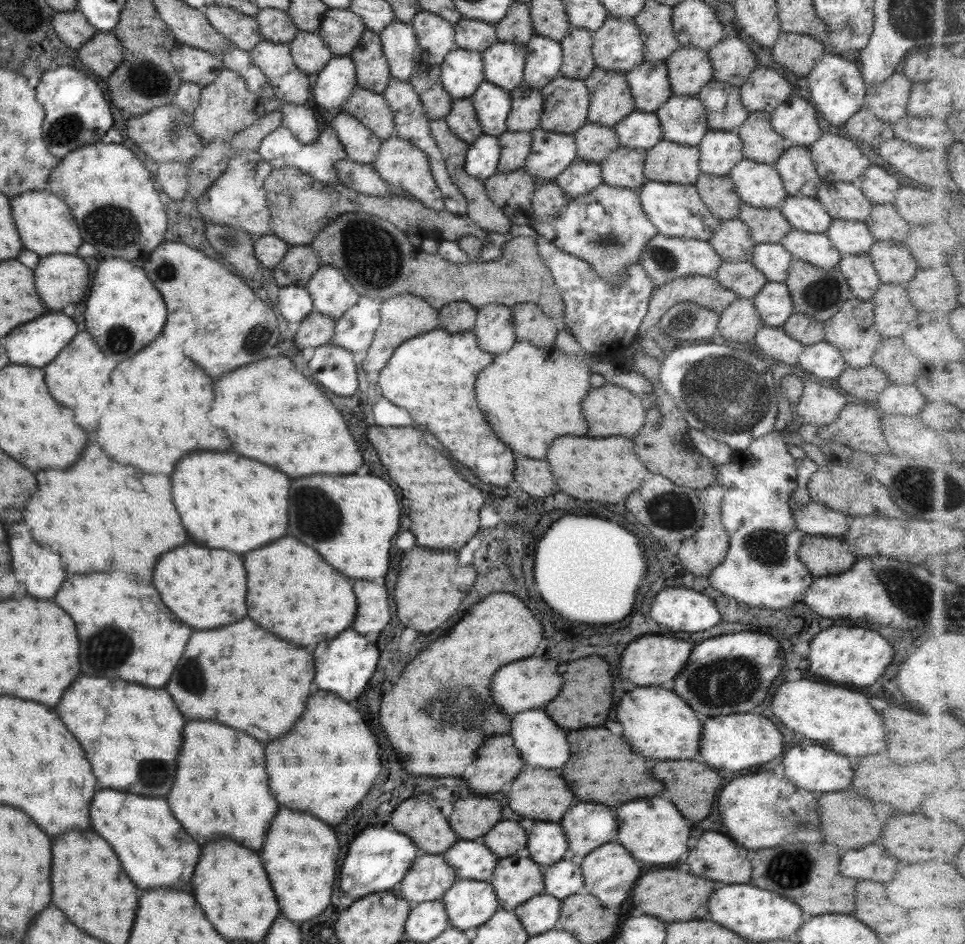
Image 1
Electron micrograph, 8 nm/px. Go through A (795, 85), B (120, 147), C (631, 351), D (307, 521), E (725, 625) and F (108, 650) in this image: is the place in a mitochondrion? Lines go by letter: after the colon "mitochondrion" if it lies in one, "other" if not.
A: other
B: other
C: other
D: mitochondrion
E: other
F: mitochondrion

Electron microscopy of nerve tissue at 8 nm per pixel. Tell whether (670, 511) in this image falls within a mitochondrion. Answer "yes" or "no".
yes

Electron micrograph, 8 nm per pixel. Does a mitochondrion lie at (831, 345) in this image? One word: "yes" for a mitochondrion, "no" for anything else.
no

